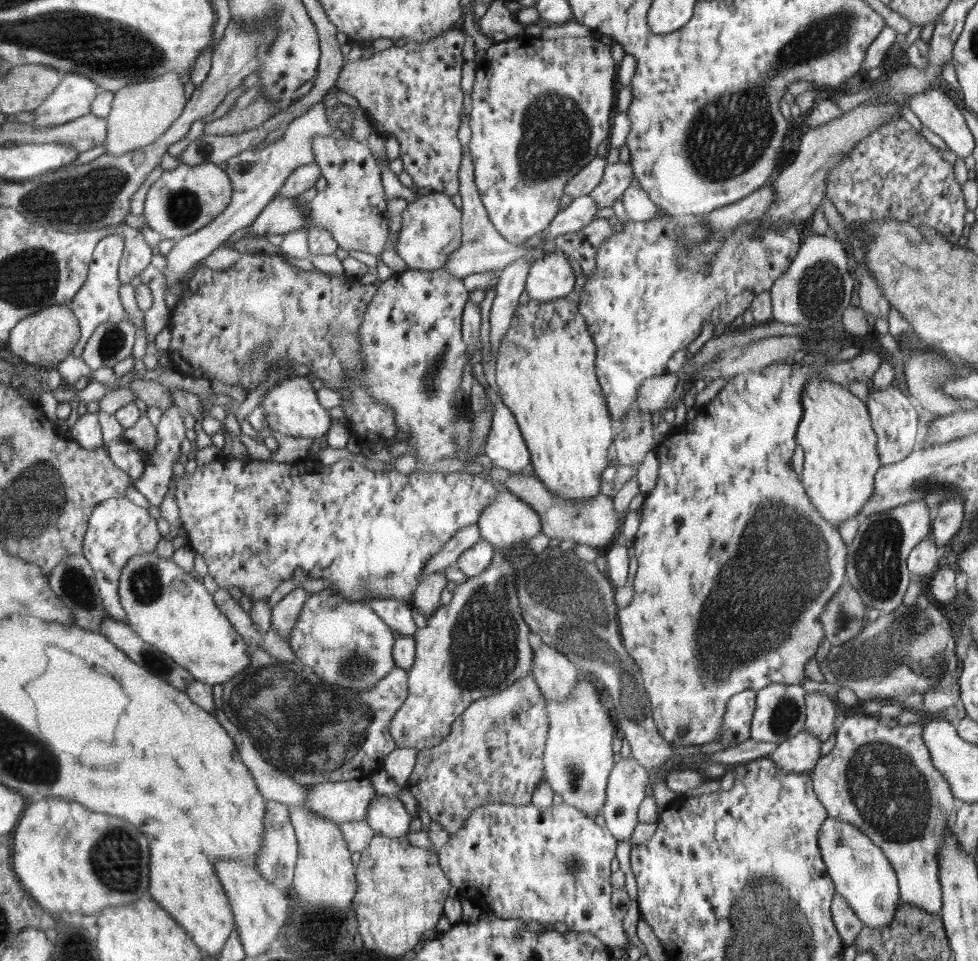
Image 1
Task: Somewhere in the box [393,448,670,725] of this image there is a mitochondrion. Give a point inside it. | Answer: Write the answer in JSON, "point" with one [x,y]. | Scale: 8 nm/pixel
{"point":[578,613]}

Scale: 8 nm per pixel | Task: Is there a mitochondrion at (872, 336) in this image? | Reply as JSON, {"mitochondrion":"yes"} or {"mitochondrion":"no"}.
{"mitochondrion":"no"}

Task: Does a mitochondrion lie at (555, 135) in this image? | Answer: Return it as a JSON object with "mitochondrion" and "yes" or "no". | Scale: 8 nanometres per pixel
{"mitochondrion":"yes"}

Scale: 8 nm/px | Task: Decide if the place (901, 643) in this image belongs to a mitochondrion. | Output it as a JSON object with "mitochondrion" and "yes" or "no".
{"mitochondrion":"yes"}

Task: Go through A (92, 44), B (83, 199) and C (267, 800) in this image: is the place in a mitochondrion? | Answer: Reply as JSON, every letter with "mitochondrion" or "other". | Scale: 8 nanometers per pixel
{"A":"mitochondrion","B":"mitochondrion","C":"other"}

